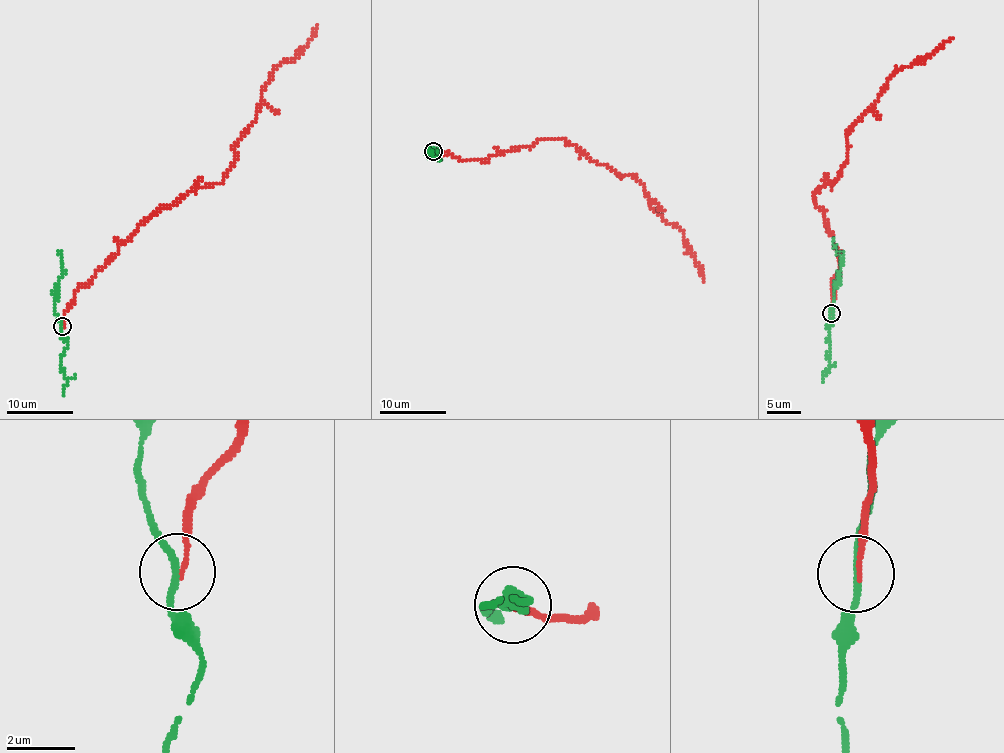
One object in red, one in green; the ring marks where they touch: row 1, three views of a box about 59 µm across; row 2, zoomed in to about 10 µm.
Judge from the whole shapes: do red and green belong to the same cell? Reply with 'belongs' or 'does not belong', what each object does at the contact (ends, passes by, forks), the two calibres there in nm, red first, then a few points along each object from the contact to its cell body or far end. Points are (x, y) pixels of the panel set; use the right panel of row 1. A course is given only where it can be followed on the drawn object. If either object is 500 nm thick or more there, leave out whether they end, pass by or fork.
does not belong; red ends; green passes by; calibres 130 and 200 nm; course red (832, 314), (840, 250), (812, 196), (838, 180), (847, 134), (893, 73), (931, 57), (952, 37); course green (830, 314), (834, 282), (840, 265), (840, 255), (835, 250), (832, 238)

